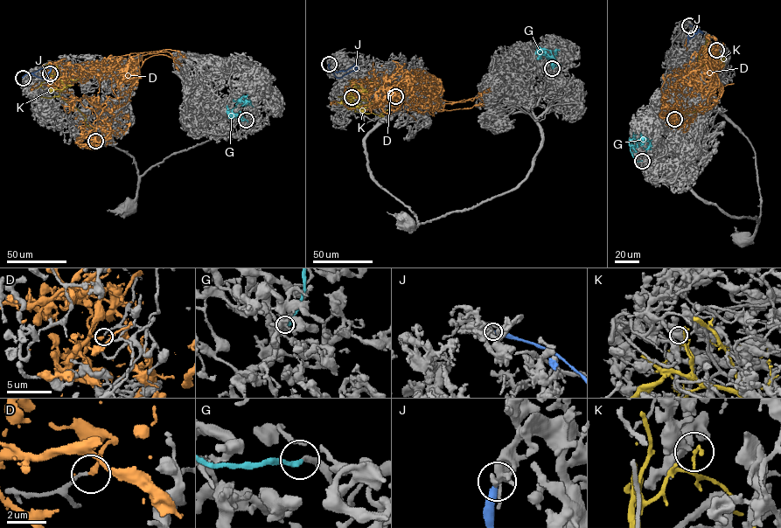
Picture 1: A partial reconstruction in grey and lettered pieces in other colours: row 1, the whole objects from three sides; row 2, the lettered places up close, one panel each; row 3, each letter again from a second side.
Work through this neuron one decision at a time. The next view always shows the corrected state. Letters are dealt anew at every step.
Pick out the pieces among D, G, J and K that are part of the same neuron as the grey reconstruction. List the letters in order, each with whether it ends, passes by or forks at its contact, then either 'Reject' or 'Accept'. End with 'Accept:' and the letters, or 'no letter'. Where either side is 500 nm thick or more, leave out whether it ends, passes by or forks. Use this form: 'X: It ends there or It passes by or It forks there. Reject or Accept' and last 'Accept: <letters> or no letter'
D: It ends there. Reject
G: It ends there. Accept
J: It ends there. Reject
K: It forks there. Reject
Accept: G

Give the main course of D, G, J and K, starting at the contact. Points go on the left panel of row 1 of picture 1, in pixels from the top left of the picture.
D: (95, 141), (109, 126), (86, 98), (99, 98), (102, 63), (157, 51), (134, 69), (116, 138)
G: (246, 120), (241, 114), (233, 114), (232, 108), (236, 107), (240, 96), (248, 100), (248, 105)
J: (23, 77), (44, 66), (51, 68), (45, 78), (30, 73)
K: (50, 73), (52, 79), (70, 86), (60, 89), (60, 96), (85, 116), (84, 123), (95, 129)

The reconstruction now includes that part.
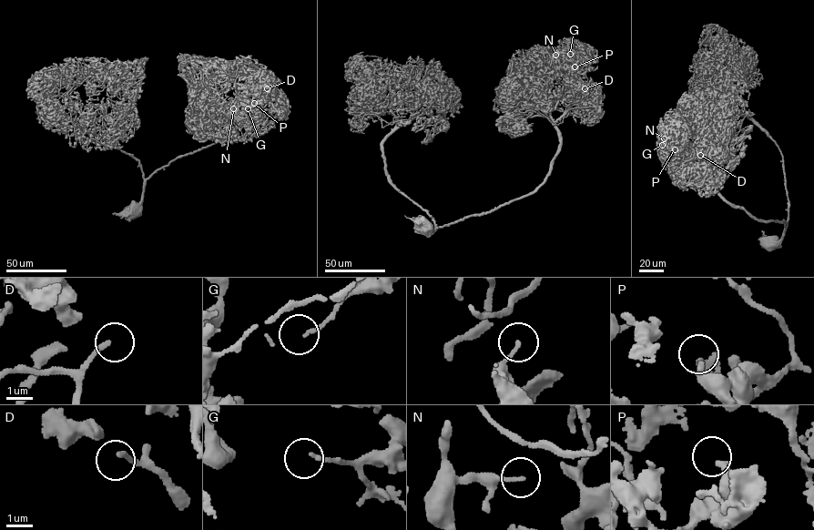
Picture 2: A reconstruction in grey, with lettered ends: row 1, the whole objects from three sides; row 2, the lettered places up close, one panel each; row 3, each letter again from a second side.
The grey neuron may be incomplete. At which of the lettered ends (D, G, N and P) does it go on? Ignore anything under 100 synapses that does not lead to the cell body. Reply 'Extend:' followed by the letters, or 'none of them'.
Extend: D

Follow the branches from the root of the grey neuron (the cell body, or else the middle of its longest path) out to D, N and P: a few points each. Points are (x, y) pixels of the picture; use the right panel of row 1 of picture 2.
D: (771, 246), (781, 238), (783, 221), (768, 222), (726, 201), (705, 182), (710, 166), (700, 155)
N: (771, 246), (781, 238), (783, 221), (768, 222), (727, 202), (694, 158), (662, 145), (665, 150), (664, 138)
P: (771, 246), (781, 238), (783, 221), (768, 222), (731, 204), (698, 157), (686, 161), (675, 149)

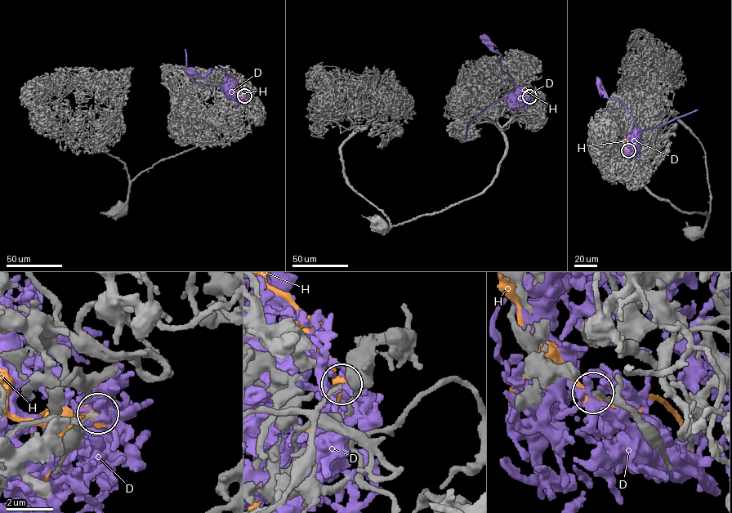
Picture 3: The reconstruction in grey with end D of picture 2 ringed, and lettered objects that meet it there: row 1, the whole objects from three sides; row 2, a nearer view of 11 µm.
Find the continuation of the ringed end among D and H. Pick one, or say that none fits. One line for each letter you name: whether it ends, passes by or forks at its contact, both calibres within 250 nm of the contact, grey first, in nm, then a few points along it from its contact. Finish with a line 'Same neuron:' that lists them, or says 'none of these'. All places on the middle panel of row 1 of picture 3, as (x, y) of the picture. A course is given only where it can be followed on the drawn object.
Same neuron: none of these

